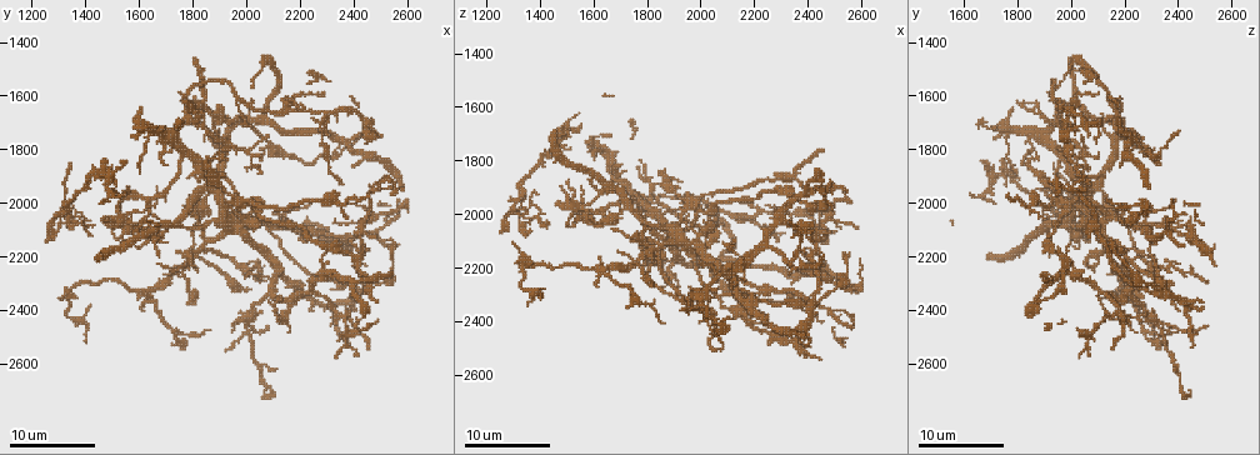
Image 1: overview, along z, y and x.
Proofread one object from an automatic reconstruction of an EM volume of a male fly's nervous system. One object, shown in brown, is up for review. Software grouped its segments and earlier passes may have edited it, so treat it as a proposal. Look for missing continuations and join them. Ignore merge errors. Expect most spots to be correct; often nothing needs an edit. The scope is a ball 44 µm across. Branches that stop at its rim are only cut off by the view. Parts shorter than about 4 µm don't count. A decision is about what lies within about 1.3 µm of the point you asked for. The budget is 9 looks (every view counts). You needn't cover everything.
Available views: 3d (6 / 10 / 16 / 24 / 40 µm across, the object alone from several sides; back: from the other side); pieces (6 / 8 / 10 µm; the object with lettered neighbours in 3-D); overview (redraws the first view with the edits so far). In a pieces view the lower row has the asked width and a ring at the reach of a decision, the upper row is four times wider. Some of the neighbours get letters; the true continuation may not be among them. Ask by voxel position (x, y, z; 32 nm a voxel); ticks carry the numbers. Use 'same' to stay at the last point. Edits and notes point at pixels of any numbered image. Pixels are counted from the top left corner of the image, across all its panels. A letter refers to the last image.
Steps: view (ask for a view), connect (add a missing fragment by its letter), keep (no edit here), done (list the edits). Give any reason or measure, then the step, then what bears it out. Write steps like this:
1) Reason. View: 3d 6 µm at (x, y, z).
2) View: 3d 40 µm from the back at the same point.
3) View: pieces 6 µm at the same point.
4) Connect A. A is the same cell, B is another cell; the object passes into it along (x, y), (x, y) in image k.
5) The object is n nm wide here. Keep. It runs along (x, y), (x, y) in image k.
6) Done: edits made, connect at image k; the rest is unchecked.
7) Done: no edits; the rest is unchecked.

End of a long branch. View: pieces 10 µm at (2360, 1930, 2060).

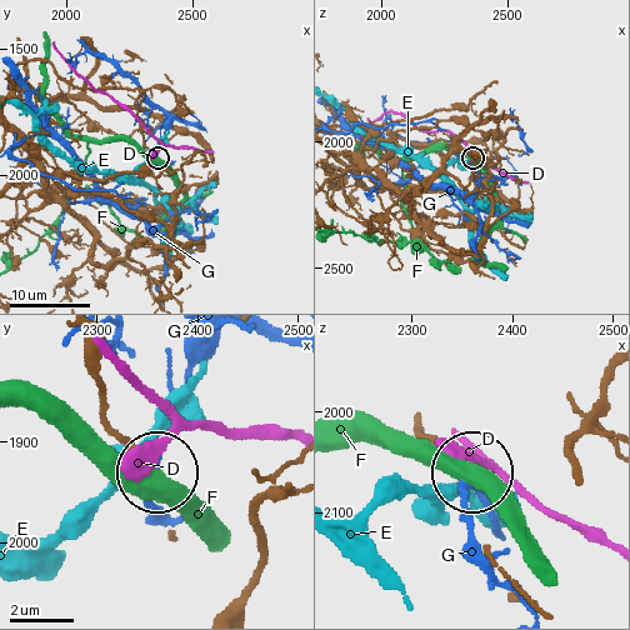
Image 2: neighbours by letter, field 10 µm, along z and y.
Keep. D, E, F and G are other cells; it runs along (86, 368), (110, 424), (156, 469) in image 2; no lettered fragment goes on from it.

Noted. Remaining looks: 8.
An open end. View: 3d 6 µm at (1930, 1840, 1880).

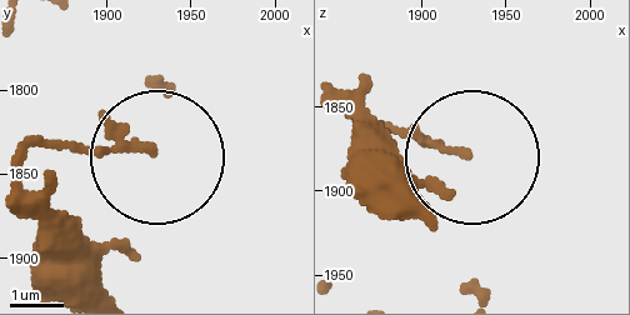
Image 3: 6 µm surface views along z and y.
View: pieces 8 µm at (1926, 1836, 1880).

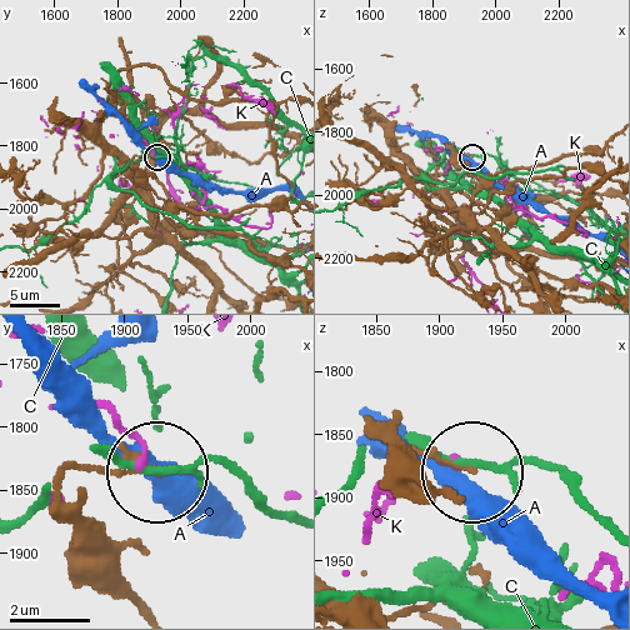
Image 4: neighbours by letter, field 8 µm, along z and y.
Keep. A, C and K are other cells; it runs along (416, 469), (376, 429), (474, 469) in image 4; none of them fits.

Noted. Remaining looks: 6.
View: pieces 10 µm at (2020, 2080, 2020).

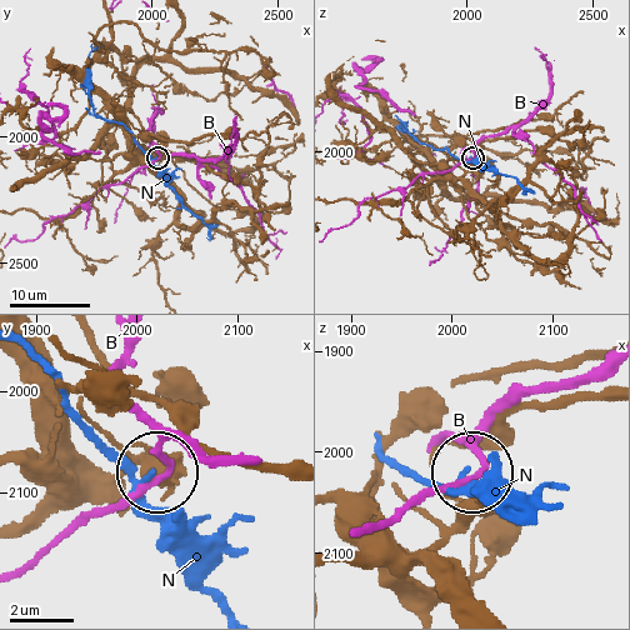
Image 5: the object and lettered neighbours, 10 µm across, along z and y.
Keep. B and N are other cells; no lettered fragment goes on from it.

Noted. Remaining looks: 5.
Free end. View: pieces 10 µm at (1620, 2390, 2260).

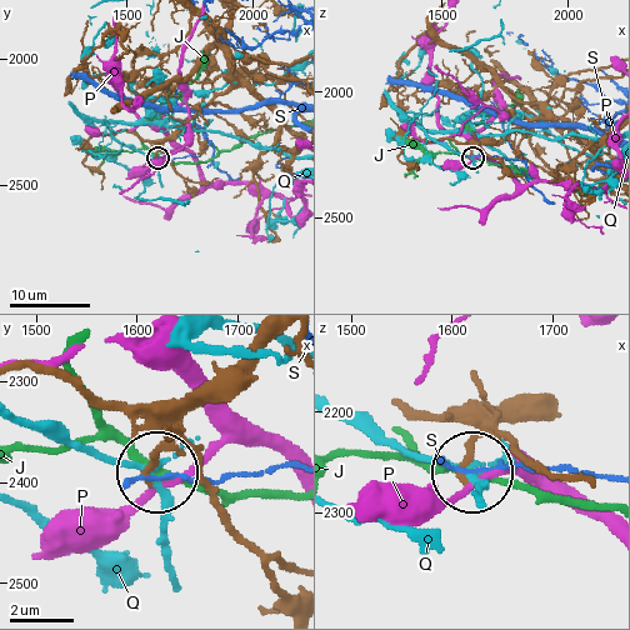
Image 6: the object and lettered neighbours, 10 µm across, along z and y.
The object is 170 nm wide here. Keep. J, P, Q and S are other cells; none of them fits.

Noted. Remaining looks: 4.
Done: no edits; the rest is unchecked.

